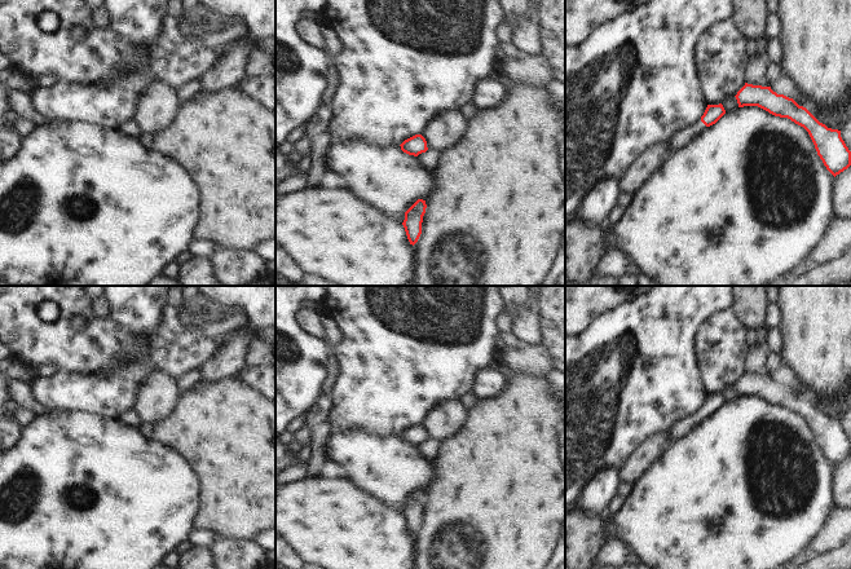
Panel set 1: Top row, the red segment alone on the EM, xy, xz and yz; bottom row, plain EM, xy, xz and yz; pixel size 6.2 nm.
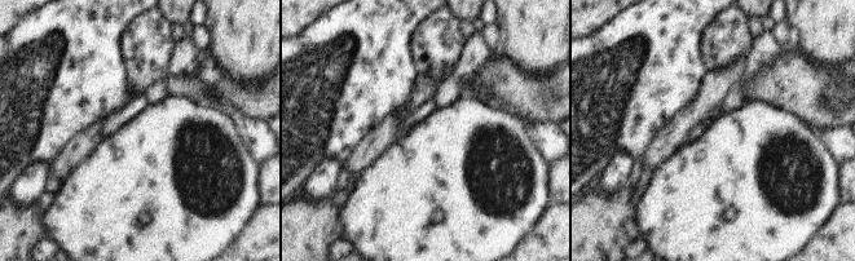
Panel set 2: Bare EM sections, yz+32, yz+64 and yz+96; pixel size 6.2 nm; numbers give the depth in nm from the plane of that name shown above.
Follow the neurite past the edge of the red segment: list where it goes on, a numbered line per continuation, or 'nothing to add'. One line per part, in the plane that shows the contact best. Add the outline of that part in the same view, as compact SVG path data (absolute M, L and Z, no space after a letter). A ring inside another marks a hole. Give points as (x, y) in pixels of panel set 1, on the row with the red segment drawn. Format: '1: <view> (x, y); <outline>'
1: yz (680, 140); M700 120L695 125L678 132L673 140L674 151L679 151L688 146L696 137L698 137L707 127Z

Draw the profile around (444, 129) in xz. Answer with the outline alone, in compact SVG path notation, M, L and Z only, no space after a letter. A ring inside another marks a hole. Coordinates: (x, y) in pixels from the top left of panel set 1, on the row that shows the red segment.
M460 113L436 114L422 131L428 150L442 153L457 145L467 128L467 122Z

